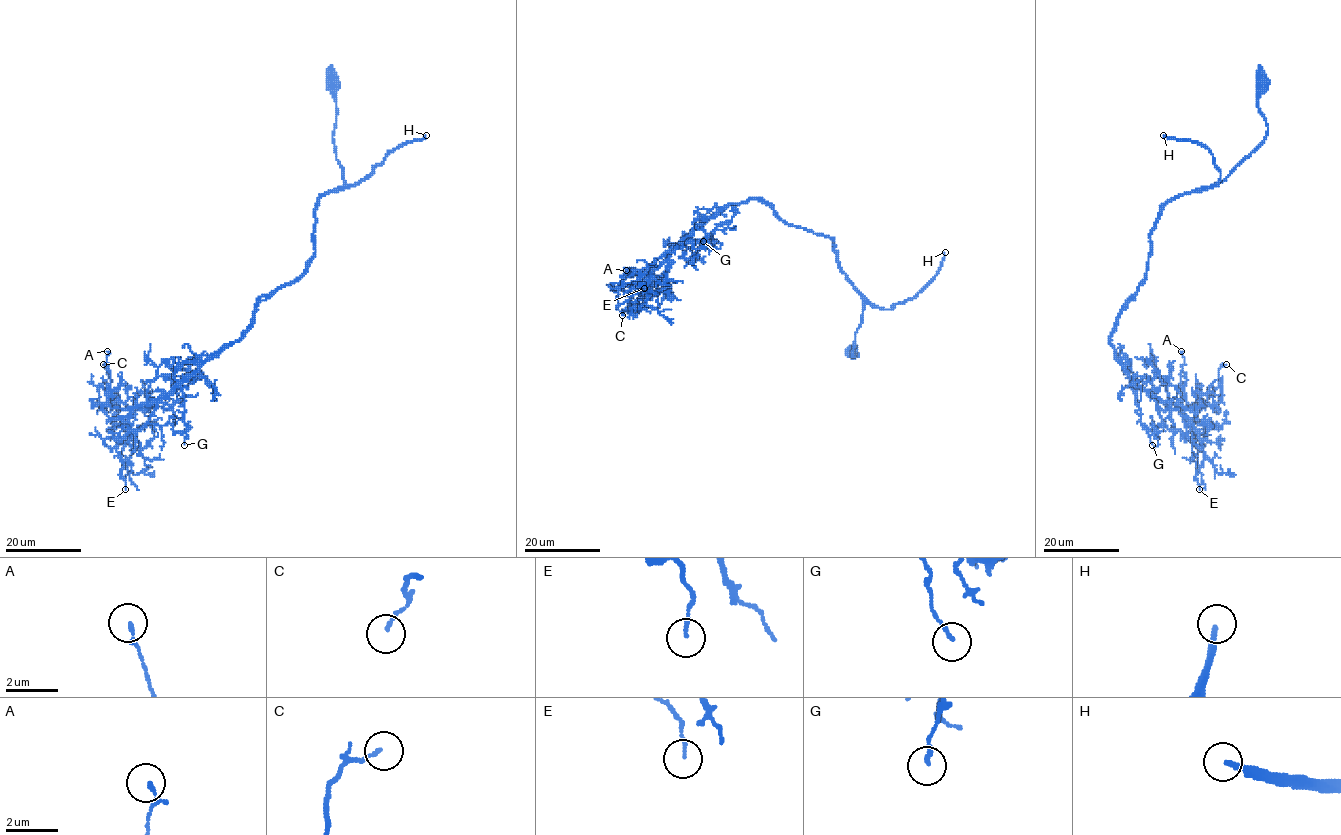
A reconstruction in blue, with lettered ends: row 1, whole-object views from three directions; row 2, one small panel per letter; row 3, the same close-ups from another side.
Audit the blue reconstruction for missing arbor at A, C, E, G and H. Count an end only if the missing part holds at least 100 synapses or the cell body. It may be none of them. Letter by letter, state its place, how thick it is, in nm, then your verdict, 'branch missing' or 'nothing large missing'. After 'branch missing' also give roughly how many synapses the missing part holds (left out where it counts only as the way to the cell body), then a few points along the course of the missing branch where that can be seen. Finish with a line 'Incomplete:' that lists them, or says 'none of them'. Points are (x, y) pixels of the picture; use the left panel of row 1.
A: place (107, 351); calibre 140 nm; nothing large missing
C: place (103, 364); calibre 110 nm; nothing large missing
E: place (125, 489); calibre 110 nm; nothing large missing
G: place (184, 445); calibre 150 nm; nothing large missing
H: place (426, 135); calibre 200 nm; branch missing; 350 synapses; course (426, 135), (409, 153), (396, 155), (372, 180), (356, 185), (331, 170), (292, 174), (272, 160)
Incomplete: H

